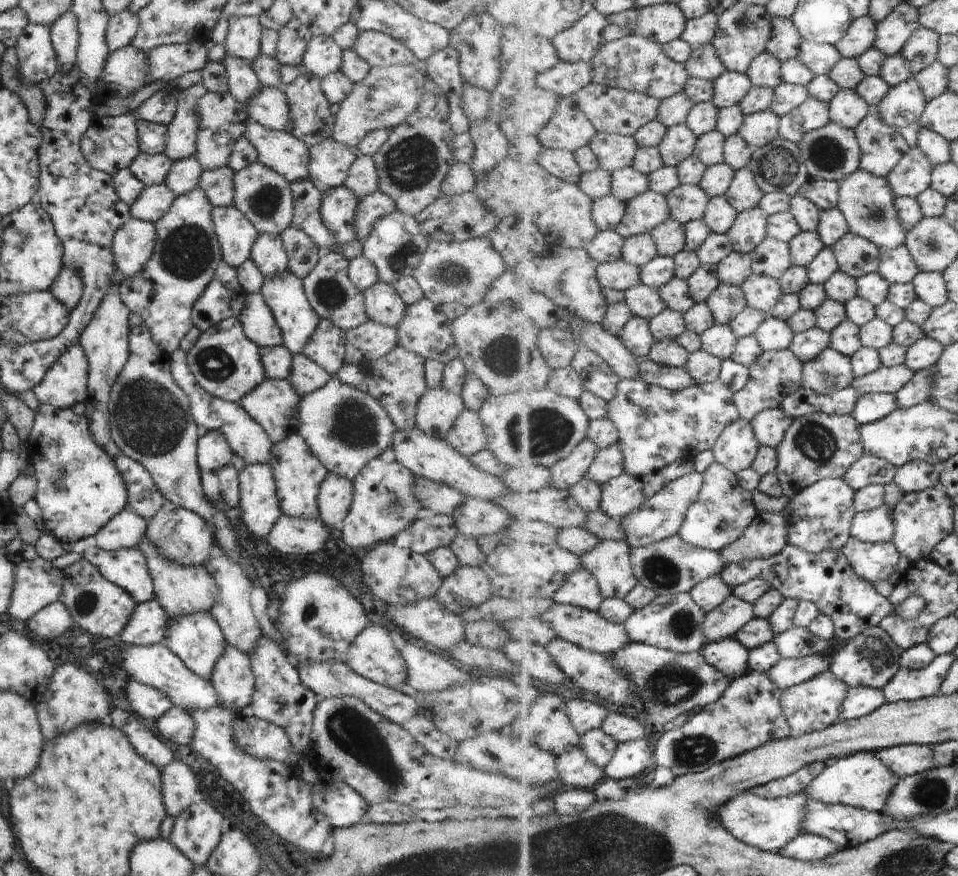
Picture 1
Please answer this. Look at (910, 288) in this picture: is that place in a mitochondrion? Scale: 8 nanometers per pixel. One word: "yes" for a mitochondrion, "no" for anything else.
no

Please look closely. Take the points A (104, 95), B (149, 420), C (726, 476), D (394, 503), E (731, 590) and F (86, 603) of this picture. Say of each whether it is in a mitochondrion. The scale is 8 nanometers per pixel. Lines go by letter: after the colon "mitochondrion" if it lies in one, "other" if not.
A: other
B: mitochondrion
C: other
D: mitochondrion
E: other
F: other

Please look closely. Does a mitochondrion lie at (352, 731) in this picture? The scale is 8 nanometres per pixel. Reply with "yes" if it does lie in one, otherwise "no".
yes

